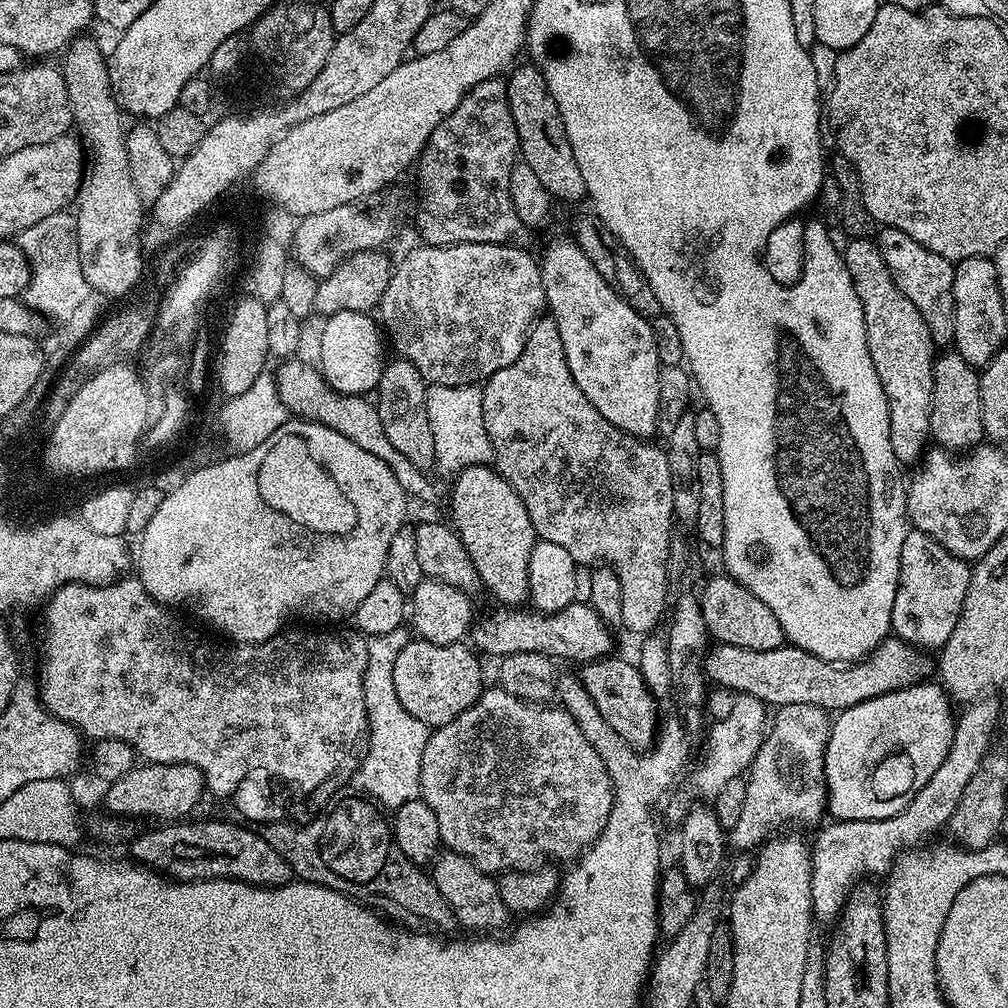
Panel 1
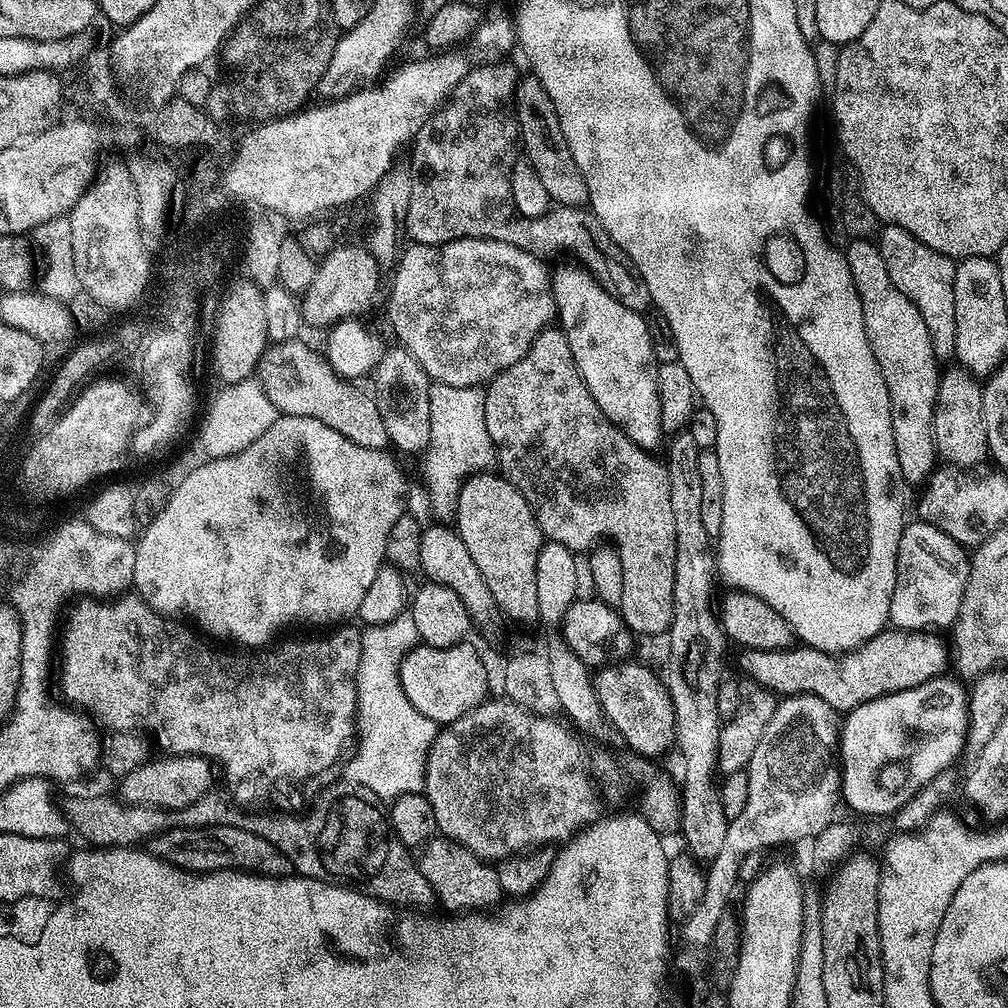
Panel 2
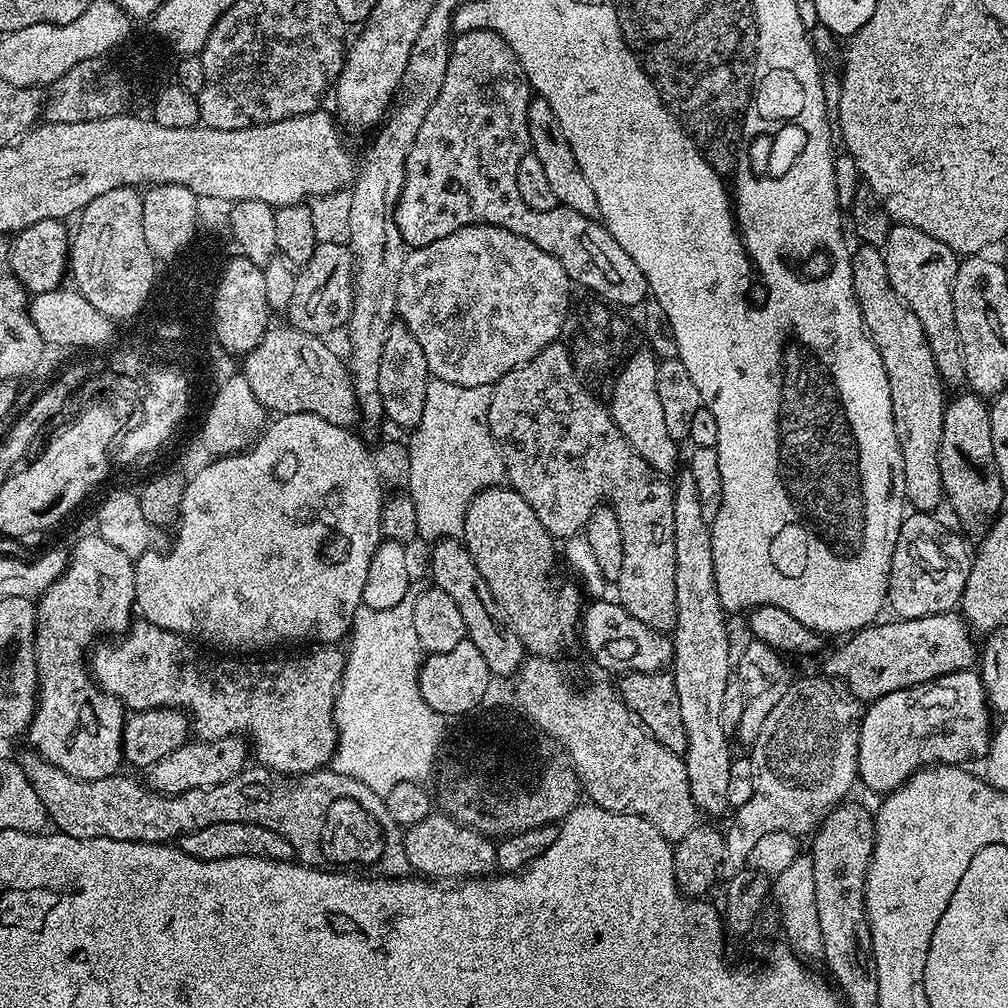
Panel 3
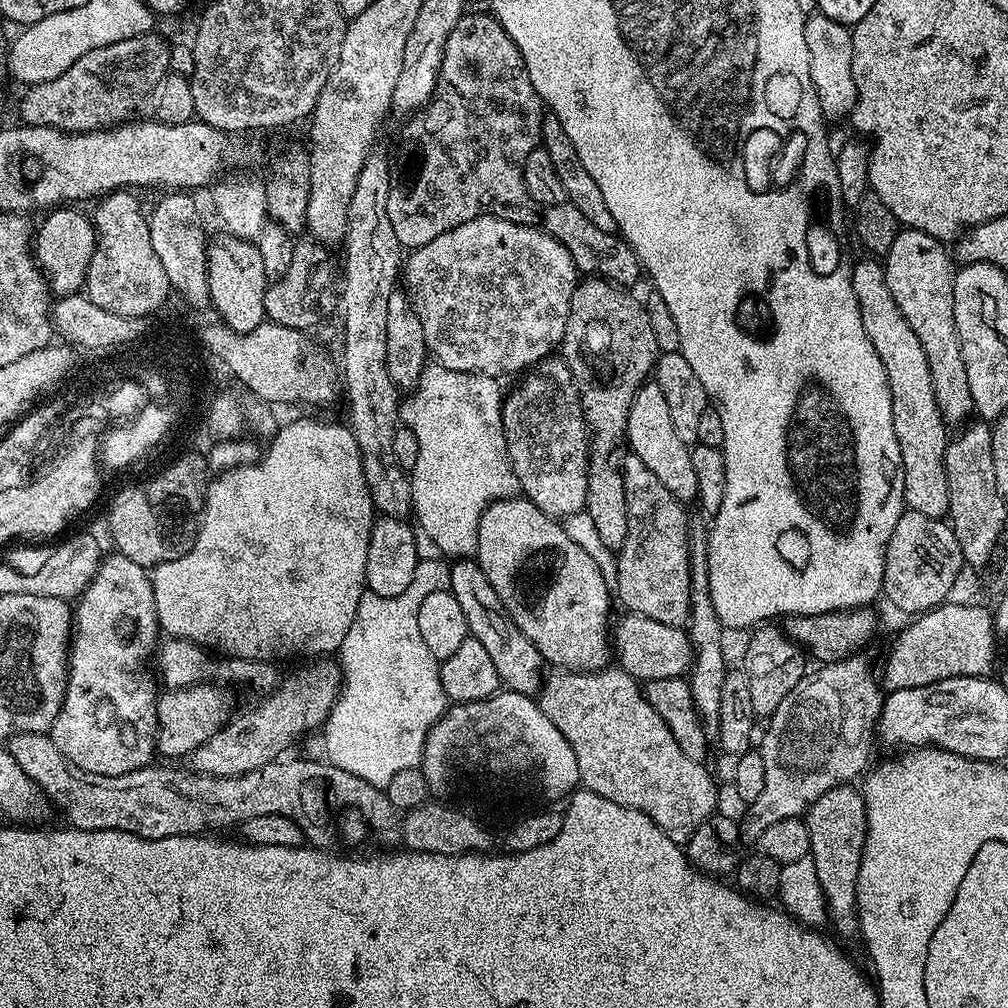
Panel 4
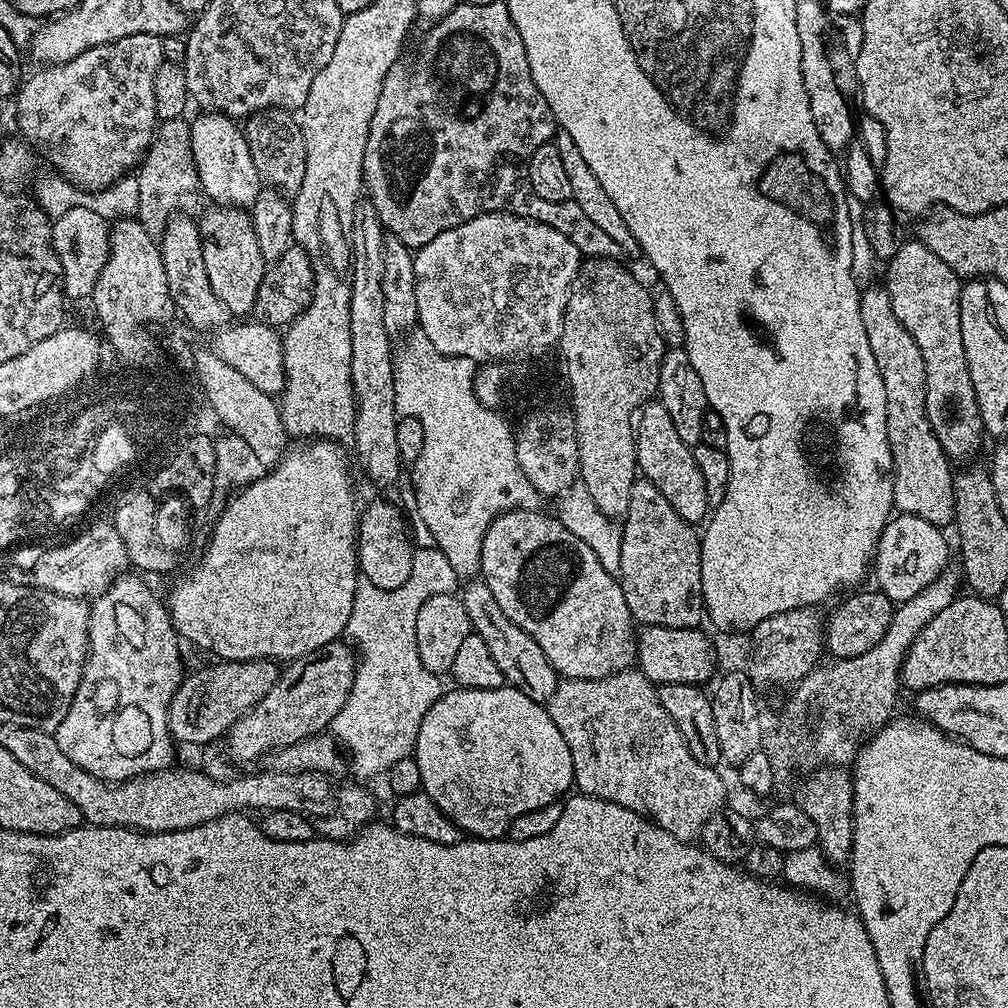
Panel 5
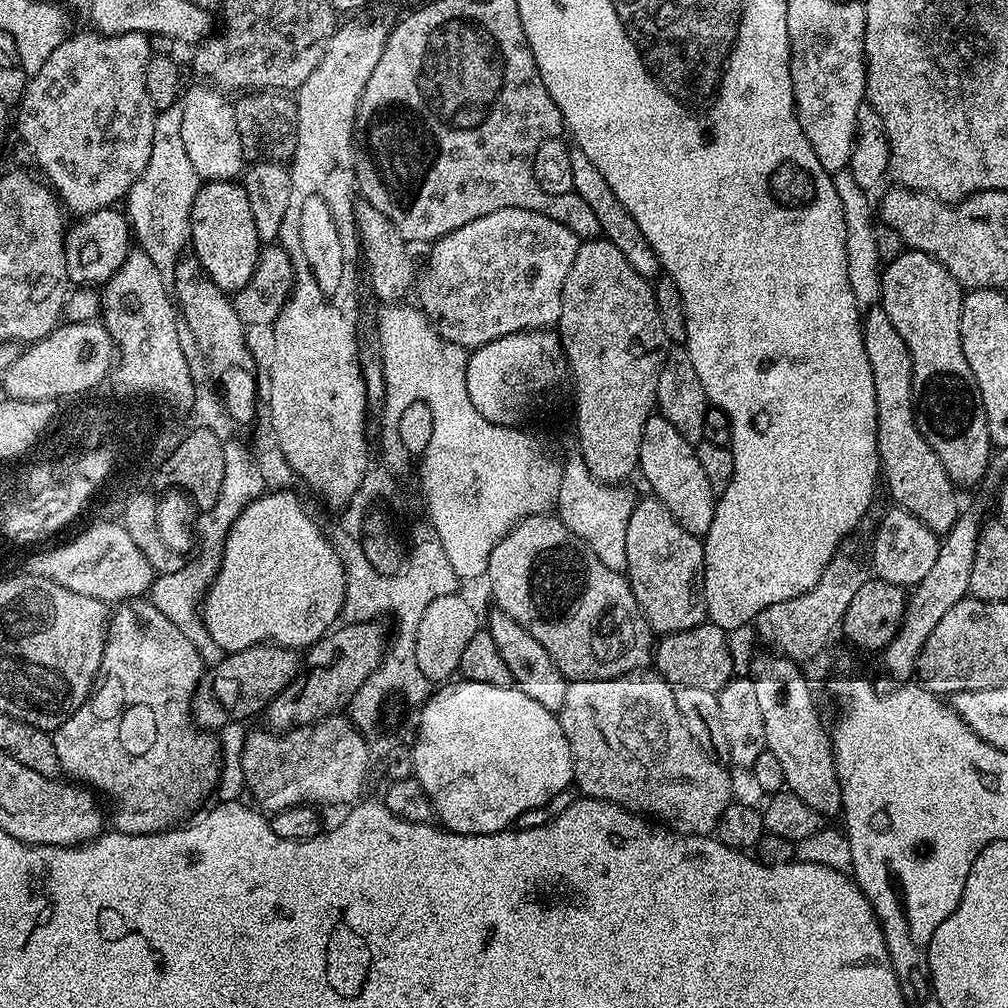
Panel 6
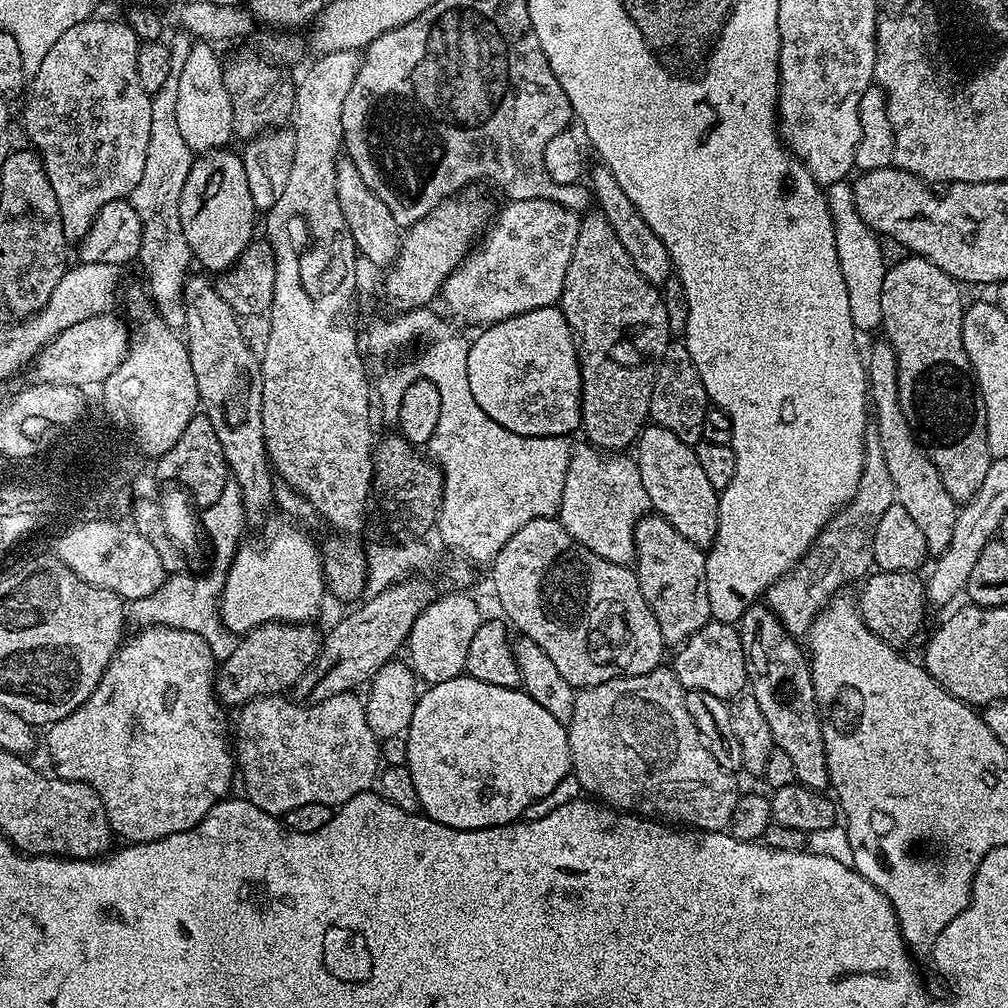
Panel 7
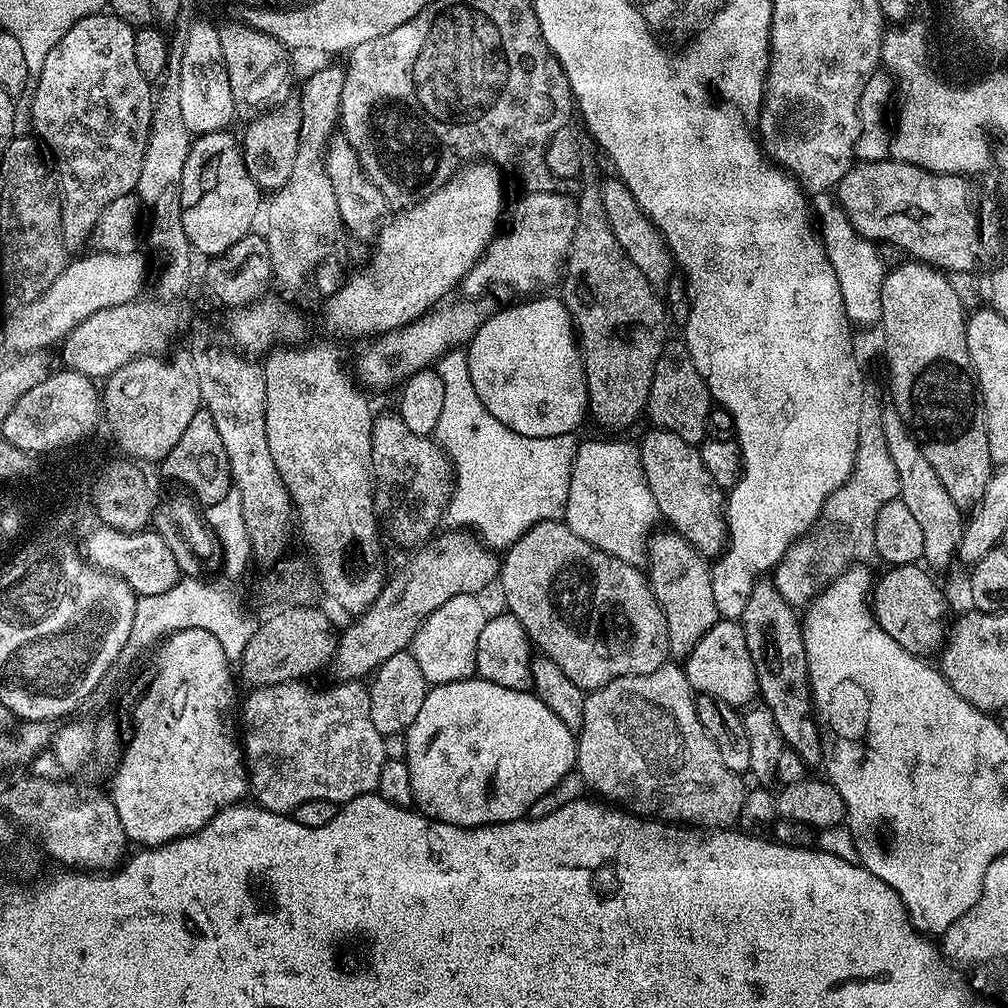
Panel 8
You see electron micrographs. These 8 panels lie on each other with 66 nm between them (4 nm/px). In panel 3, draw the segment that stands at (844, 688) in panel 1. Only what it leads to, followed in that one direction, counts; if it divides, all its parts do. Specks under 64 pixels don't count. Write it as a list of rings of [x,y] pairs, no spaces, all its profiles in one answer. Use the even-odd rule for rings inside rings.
[[[955,611],[923,616],[917,620],[896,618],[893,621],[893,624],[877,623],[860,629],[851,638],[845,639],[845,644],[828,660],[829,670],[834,675],[841,676],[845,686],[863,702],[877,700],[879,696],[885,696],[894,690],[926,684],[930,680],[937,680],[939,676],[948,676],[951,672],[963,672],[977,663],[978,646],[972,642],[974,638],[967,623]]]

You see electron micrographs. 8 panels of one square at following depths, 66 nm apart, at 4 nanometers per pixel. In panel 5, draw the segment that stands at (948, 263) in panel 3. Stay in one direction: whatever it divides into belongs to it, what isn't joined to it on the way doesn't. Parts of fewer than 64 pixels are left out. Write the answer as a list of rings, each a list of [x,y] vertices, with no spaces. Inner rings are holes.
[[[918,238],[905,239],[902,250],[898,250],[898,254],[894,254],[894,258],[887,261],[886,268],[888,268],[886,287],[890,294],[890,306],[894,306],[894,315],[898,317],[898,322],[902,322],[902,326],[906,326],[906,330],[910,330],[910,338],[914,338],[914,342],[918,342],[918,350],[922,350],[922,362],[925,366],[926,416],[930,422],[930,426],[934,430],[934,438],[938,438],[938,442],[942,446],[944,453],[948,456],[949,461],[968,460],[979,450],[980,443],[986,440],[986,433],[982,426],[982,414],[978,410],[978,398],[974,394],[974,382],[970,382],[970,370],[966,362],[966,350],[962,346],[962,318],[960,317],[961,277],[956,276],[954,270],[950,270],[950,266],[946,266],[946,262],[942,262],[942,258],[938,258],[938,254],[934,254],[934,250],[930,250]]]

